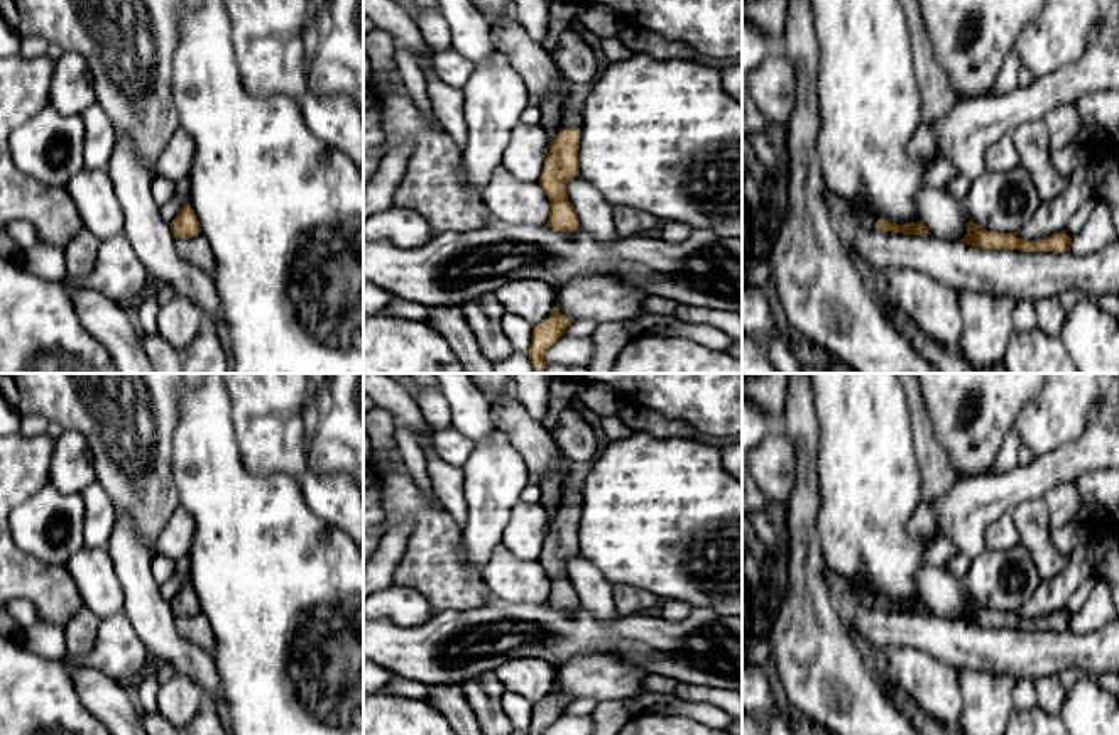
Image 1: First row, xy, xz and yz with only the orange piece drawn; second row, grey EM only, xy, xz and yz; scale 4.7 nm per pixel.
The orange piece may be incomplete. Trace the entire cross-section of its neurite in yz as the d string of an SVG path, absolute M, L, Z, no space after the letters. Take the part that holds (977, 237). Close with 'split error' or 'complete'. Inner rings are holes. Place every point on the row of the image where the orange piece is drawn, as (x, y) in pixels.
M972 220L967 223L967 235L958 242L977 248L1019 250L1019 252L1070 252L1072 238L1065 233L1055 233L1038 242L1028 242L1014 233L994 233L977 226Z | complete

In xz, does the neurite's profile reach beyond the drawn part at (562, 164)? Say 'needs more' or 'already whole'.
needs more

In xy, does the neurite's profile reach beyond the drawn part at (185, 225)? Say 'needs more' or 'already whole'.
already whole

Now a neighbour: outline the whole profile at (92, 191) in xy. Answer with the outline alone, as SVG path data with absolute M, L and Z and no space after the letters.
M81 169L68 181L66 191L85 228L100 242L123 233L123 211L106 169Z

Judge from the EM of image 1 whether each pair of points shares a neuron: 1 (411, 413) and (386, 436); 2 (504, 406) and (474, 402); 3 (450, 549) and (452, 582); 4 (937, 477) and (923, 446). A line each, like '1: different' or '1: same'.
1: different
2: different
3: same
4: same

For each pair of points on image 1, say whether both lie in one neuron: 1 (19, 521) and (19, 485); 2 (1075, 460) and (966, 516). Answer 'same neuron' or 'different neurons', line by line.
1: different neurons
2: same neuron

